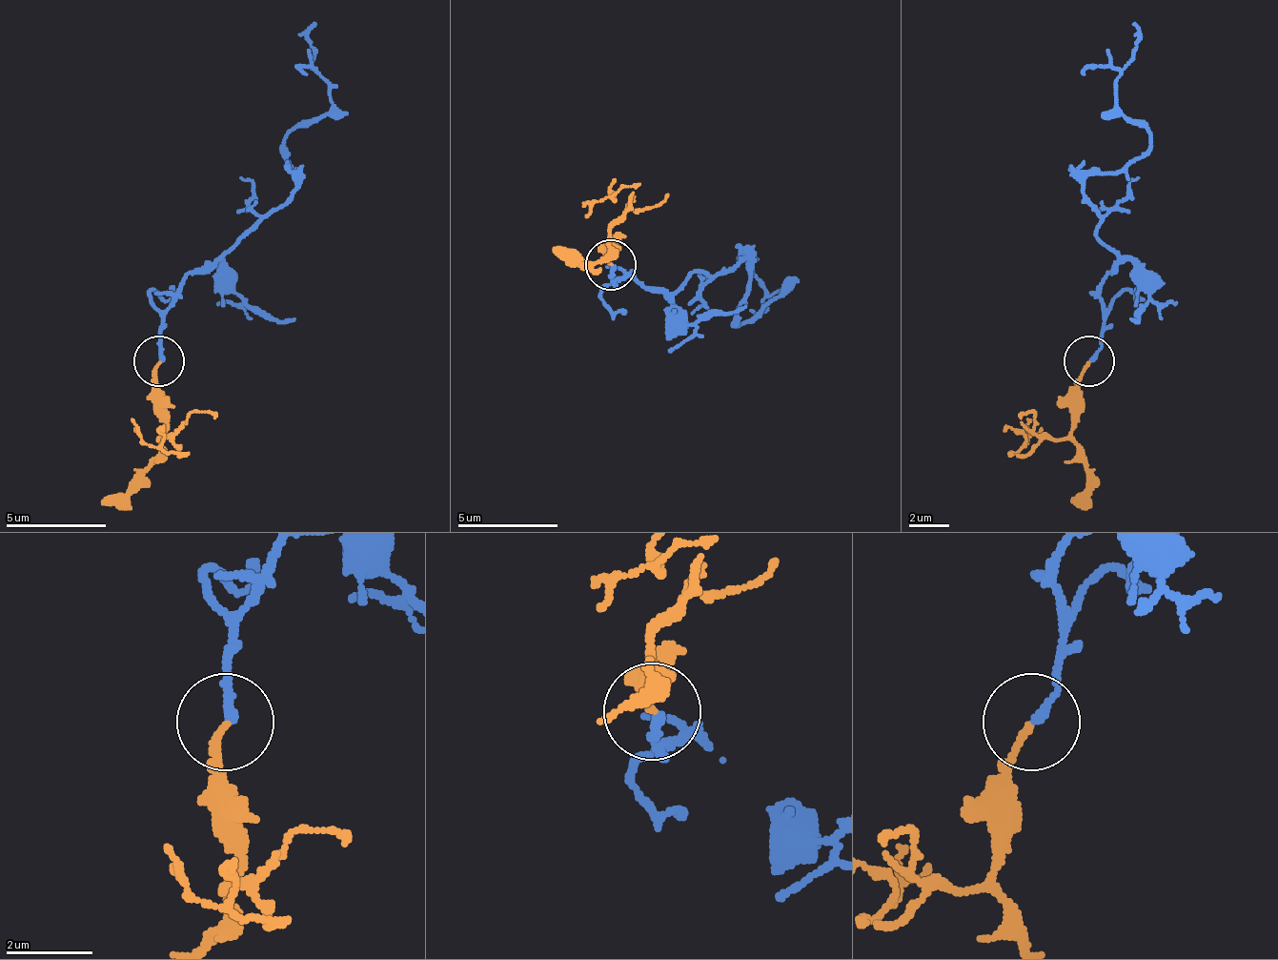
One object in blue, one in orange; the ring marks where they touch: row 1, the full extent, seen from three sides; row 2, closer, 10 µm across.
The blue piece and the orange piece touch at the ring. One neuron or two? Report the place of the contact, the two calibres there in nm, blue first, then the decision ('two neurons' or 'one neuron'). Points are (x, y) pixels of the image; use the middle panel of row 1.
place (610, 264); calibres 200 and 150 nm; one neuron

